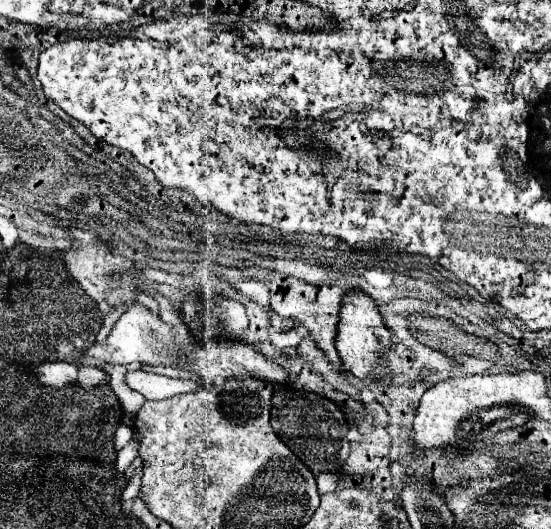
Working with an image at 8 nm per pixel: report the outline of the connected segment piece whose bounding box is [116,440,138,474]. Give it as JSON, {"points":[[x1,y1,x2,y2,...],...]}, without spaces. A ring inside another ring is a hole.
{"points":[[130,440,122,450,120,450,120,454,118,454,118,458,116,458,116,470,118,472,126,472,128,470,128,466,134,462,134,458,138,456,138,448,136,448,136,442,134,440]]}

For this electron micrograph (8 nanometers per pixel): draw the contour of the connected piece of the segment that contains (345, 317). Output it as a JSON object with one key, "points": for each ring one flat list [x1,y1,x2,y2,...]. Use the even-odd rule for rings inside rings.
{"points":[[352,290,344,294,342,308,338,314,340,320,338,320,338,334,334,344,344,362,344,368,350,370,360,380,374,380,378,376,376,370,380,362,384,362,388,352,392,350,392,334,386,330,382,316,376,308,378,306,368,294,364,294,362,290]]}

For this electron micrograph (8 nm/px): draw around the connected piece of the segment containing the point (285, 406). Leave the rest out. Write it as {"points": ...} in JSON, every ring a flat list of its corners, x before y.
{"points":[[282,386,272,394,272,428,288,444,288,448,304,460,312,474,340,472,346,458,350,456,350,424,342,410,316,392]]}

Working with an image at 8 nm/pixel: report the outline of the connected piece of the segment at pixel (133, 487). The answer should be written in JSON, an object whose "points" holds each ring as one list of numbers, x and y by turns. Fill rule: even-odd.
{"points":[[138,468,138,470,136,470,136,474,134,474,132,482,130,482,130,484,128,484,128,488,122,492,120,500,121,504,138,496,138,490,140,490,140,478,142,478,142,468]]}

